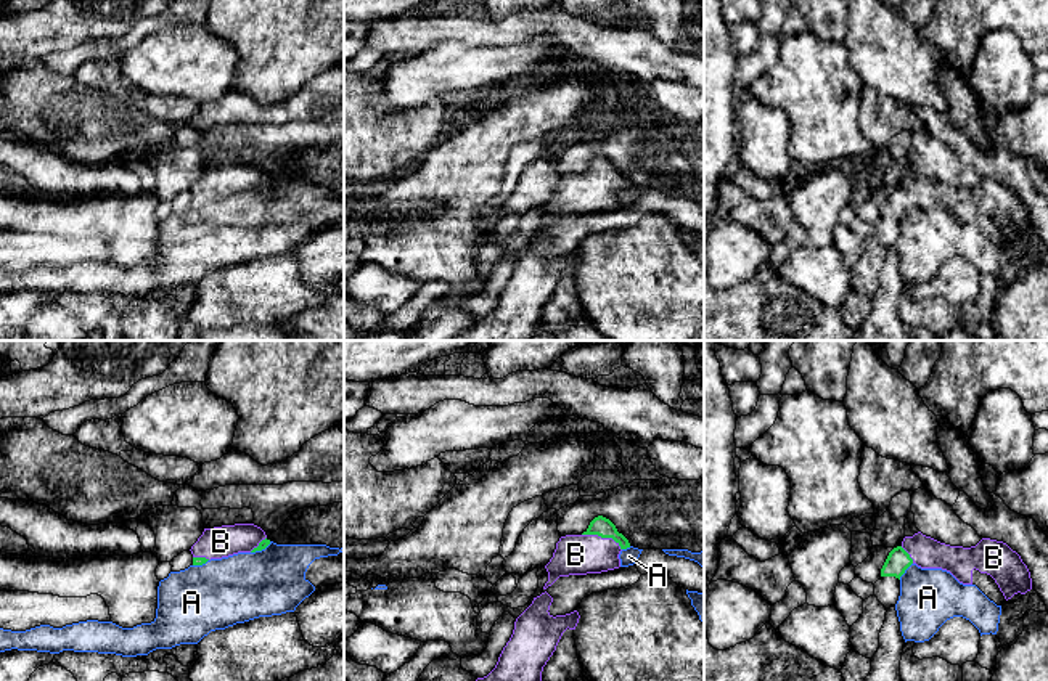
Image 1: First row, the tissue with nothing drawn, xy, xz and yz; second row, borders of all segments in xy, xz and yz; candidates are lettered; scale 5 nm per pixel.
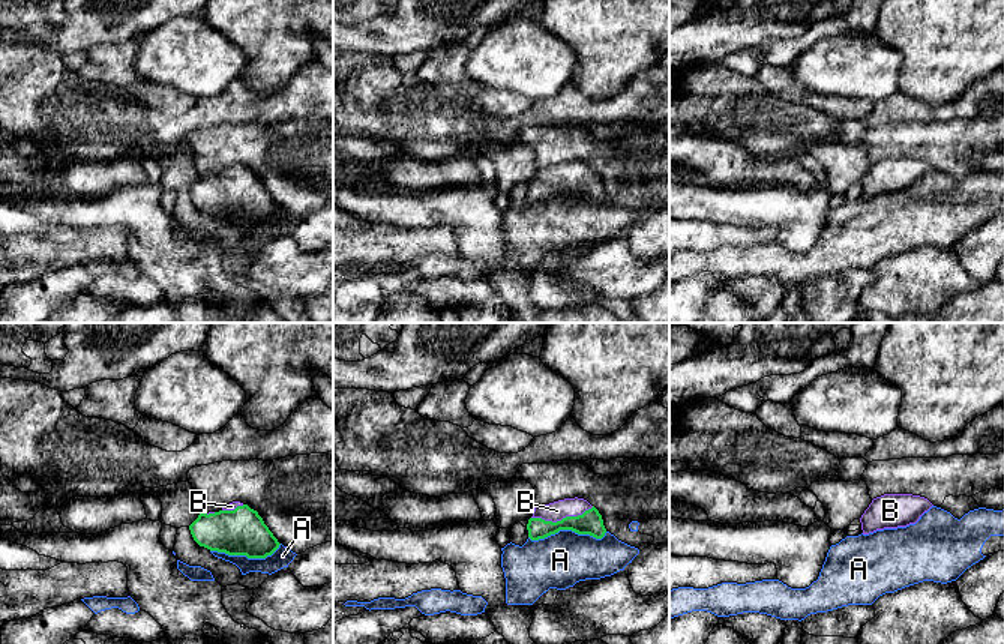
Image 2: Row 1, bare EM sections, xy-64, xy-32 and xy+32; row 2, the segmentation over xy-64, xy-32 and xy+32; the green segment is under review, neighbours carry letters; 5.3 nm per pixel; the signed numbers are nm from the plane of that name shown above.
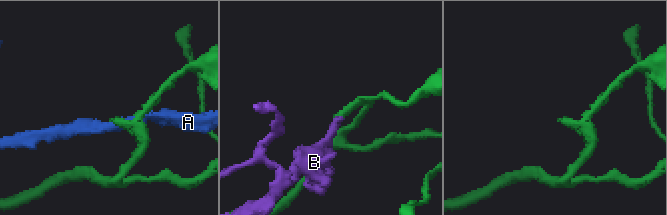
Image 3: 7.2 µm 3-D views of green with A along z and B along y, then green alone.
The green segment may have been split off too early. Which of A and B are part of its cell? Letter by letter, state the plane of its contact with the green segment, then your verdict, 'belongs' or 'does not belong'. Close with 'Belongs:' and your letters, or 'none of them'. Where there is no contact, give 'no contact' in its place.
A: contact in yz; does not belong
B: contact in xz; belongs
Belongs: B

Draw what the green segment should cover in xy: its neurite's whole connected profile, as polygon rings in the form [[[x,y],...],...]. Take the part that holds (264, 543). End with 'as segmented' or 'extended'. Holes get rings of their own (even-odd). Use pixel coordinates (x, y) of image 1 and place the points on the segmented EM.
[[[235,524],[204,528],[190,551],[193,554],[193,565],[203,565],[211,559],[262,551],[268,544],[270,540],[260,527],[254,524]]] | extended

